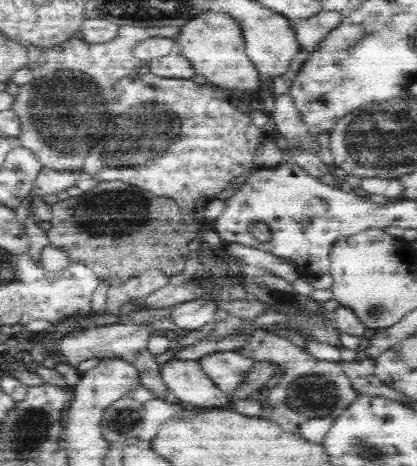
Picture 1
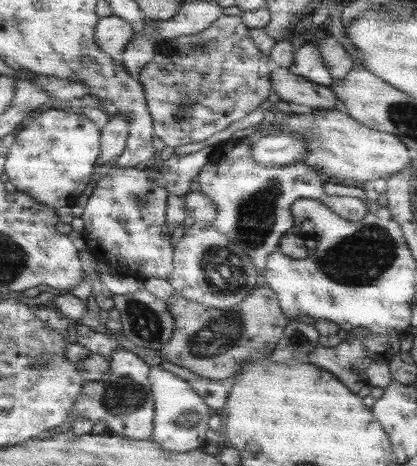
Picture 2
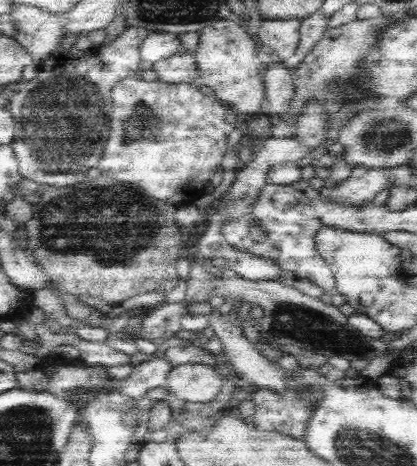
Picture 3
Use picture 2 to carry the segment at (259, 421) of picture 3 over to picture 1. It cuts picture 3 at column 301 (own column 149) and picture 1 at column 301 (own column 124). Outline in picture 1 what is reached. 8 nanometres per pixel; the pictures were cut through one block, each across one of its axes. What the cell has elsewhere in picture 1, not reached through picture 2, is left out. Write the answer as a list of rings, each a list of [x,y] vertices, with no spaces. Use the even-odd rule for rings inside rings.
[[[258,328],[252,332],[250,348],[242,350],[246,356],[252,356],[256,362],[272,360],[280,364],[282,378],[276,388],[272,388],[264,398],[272,406],[270,420],[282,424],[284,430],[294,432],[314,444],[322,444],[328,436],[334,422],[354,404],[358,398],[356,390],[352,388],[350,378],[336,362],[322,362],[310,356],[306,350],[294,346],[282,332],[276,332],[274,328]]]

